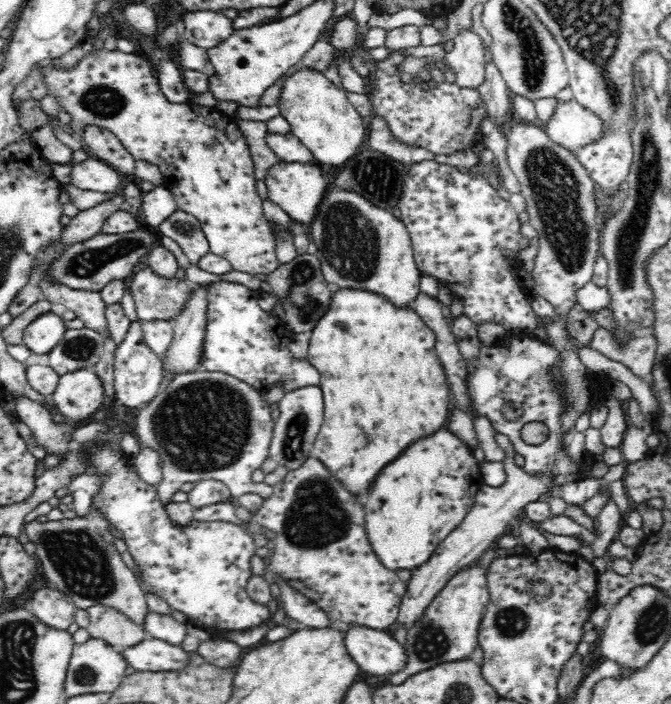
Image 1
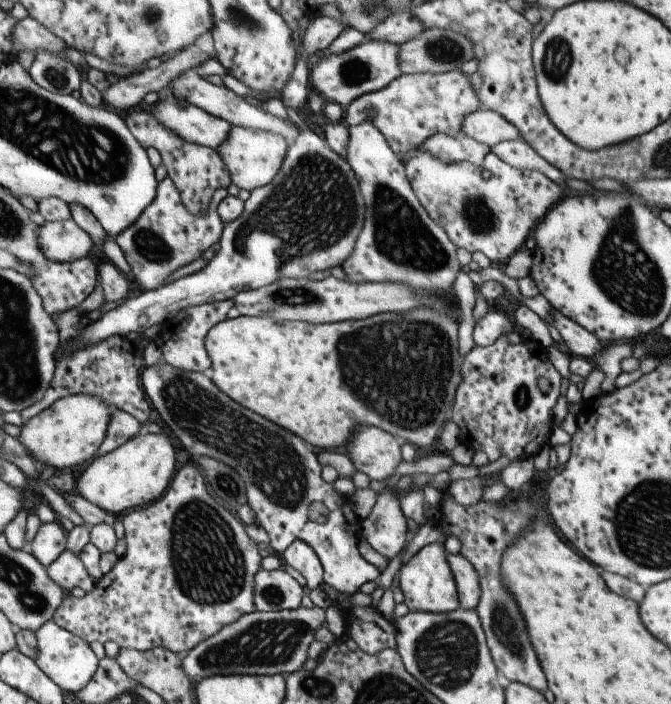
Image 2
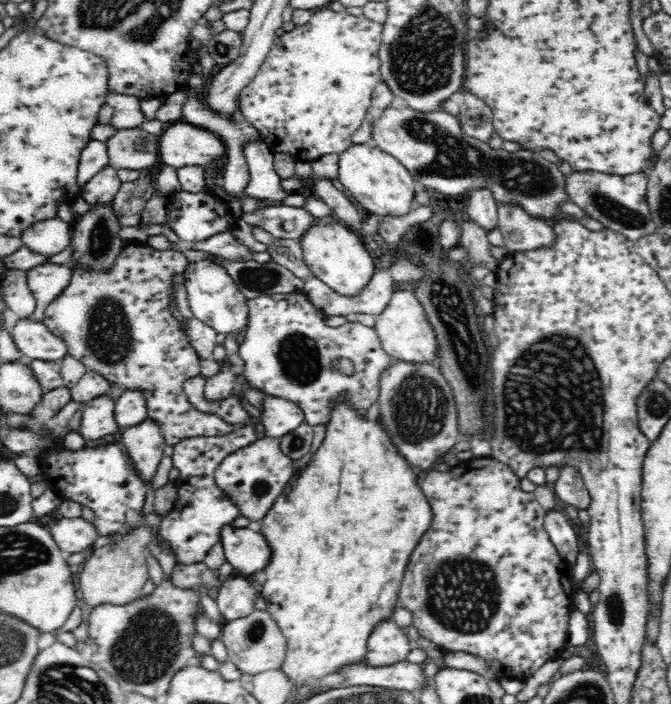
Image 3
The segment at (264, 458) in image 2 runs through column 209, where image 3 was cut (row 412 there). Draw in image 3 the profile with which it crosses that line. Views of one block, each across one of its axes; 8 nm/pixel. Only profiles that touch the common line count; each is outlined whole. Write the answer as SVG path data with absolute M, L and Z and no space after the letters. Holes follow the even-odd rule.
M398 359L382 372L380 398L375 406L400 453L412 466L423 470L434 467L438 458L453 451L460 441L462 435L459 433L456 404L450 383L446 382L434 362L408 362Z

